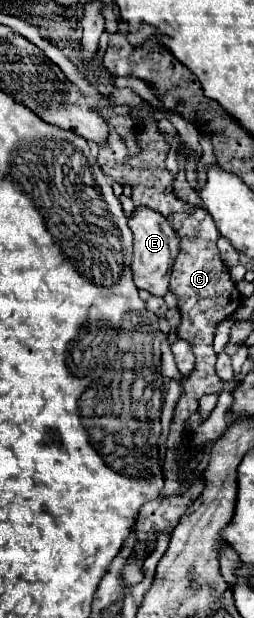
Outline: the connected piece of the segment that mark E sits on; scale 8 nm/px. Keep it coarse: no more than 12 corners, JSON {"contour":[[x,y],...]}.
{"contour":[[138,205],[134,233],[136,285],[164,297],[178,253],[168,221]]}

